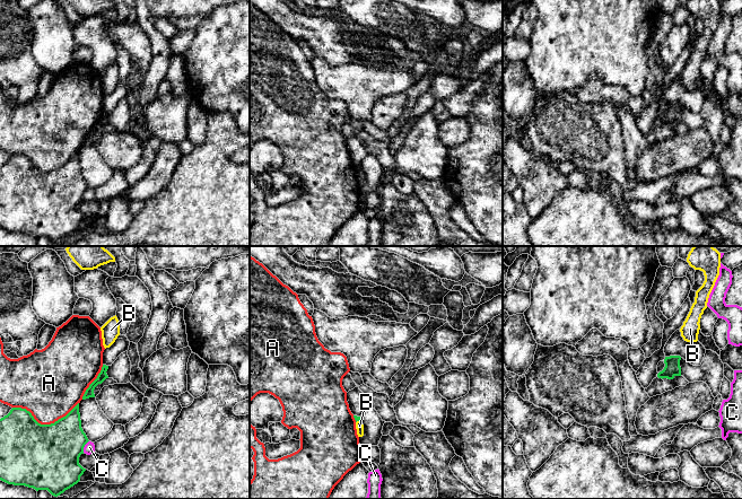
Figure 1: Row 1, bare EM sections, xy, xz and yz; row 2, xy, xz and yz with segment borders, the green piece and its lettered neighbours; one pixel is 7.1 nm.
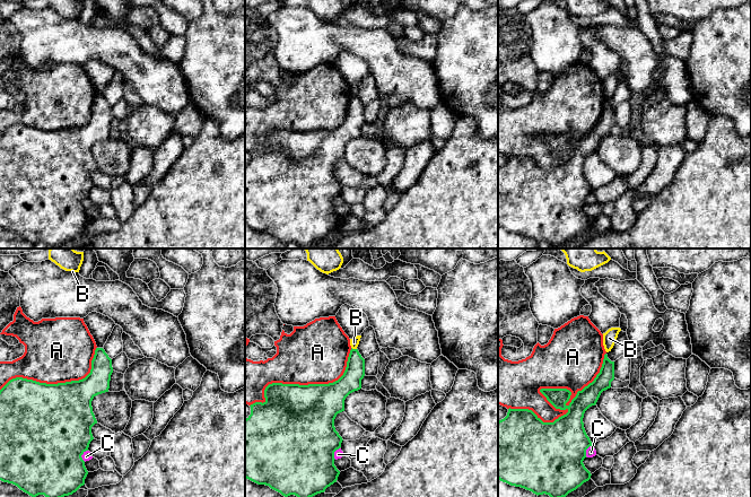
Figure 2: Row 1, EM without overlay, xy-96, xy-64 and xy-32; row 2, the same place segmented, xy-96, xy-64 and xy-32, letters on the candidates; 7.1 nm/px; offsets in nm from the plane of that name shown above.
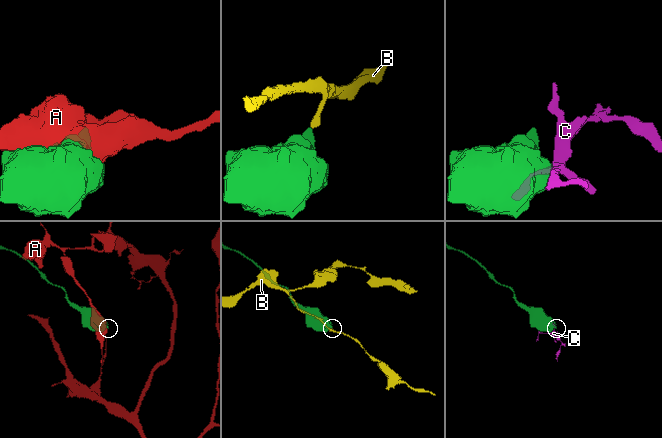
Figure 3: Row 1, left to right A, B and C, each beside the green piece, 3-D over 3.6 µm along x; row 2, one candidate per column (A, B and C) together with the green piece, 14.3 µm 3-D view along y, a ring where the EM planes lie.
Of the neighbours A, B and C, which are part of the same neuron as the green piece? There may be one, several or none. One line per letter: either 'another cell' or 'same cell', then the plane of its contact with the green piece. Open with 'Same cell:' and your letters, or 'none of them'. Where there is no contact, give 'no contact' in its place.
Same cell: none of them
A: another cell; meets green in xy
B: another cell; meets green in xz
C: another cell; meets green in xy

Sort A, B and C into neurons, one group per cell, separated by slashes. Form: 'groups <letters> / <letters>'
groups A / B / C

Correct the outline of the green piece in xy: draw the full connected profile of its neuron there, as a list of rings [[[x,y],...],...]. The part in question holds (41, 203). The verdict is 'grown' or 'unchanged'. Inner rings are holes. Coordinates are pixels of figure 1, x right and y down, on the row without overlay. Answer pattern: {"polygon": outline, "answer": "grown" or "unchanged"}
{"polygon": [[[79,150],[63,165],[51,172],[38,170],[26,156],[12,155],[0,166],[0,227],[14,233],[25,233],[36,238],[47,237],[58,244],[80,228],[86,216],[79,211],[88,185],[81,175]]], "answer": "unchanged"}

